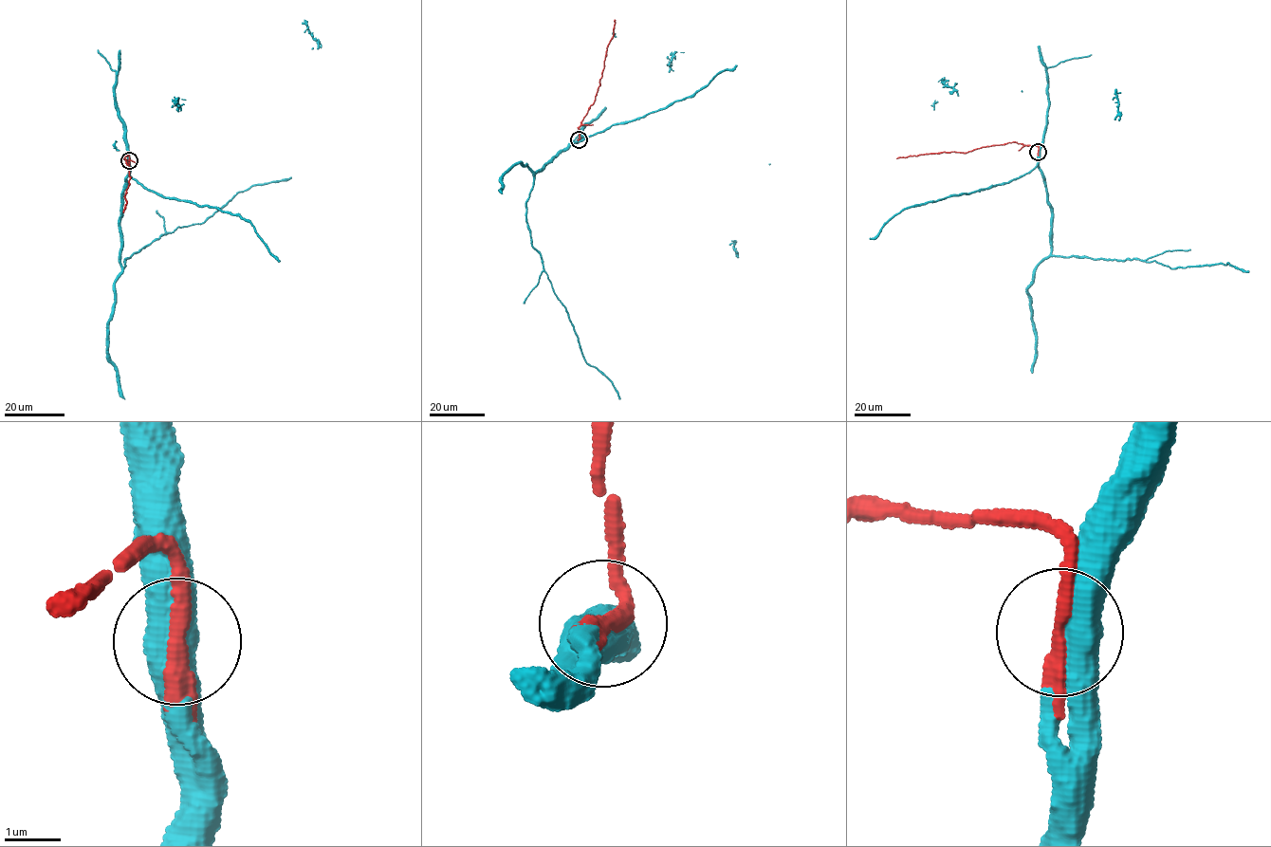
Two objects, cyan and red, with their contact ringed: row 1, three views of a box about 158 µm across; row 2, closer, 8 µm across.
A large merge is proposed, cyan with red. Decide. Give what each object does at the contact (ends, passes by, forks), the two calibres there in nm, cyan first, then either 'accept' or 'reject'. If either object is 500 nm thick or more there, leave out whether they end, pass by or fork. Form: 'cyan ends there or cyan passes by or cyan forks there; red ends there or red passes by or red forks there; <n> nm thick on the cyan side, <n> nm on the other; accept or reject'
550 nm thick on the cyan side, 260 nm on the other; accept

